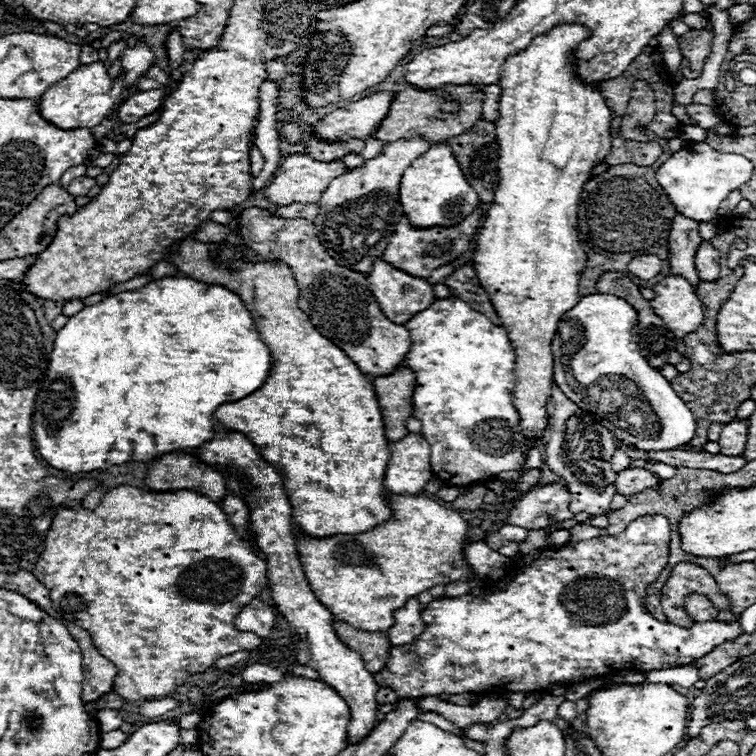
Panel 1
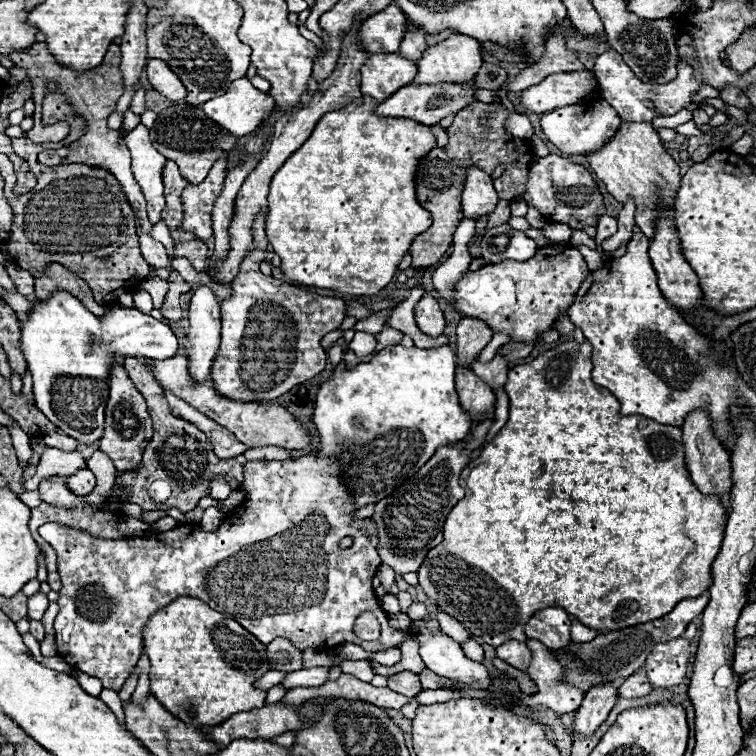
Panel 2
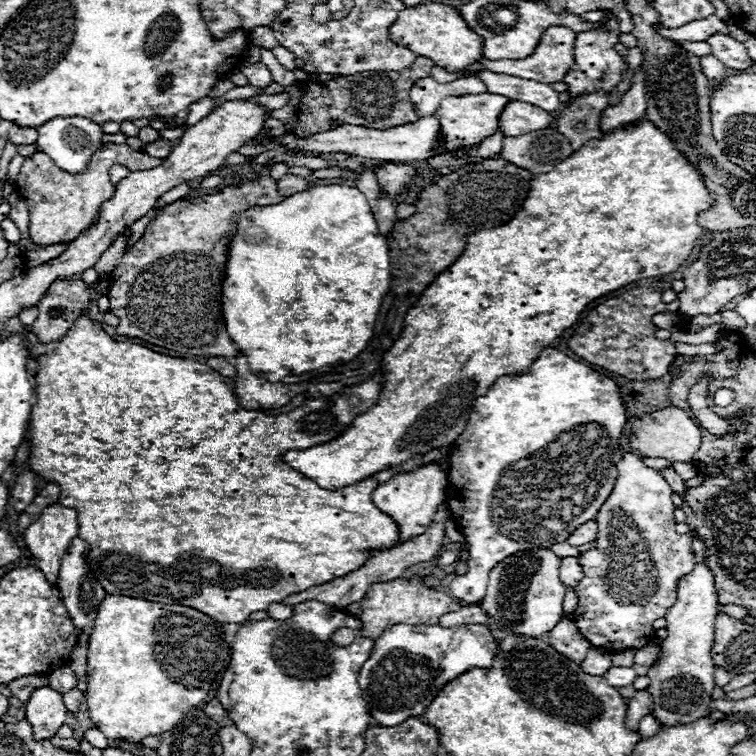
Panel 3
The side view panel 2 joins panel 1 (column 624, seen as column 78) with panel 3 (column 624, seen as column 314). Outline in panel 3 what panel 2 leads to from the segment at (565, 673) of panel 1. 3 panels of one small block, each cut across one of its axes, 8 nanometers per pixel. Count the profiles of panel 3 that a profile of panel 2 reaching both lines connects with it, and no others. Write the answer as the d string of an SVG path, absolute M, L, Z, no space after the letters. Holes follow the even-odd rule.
M630 452L624 454L624 458L618 462L618 482L612 490L612 496L604 502L604 508L600 508L596 522L598 522L598 546L594 550L588 550L578 556L580 566L584 568L584 578L574 588L578 596L578 606L574 610L574 622L580 628L582 636L600 648L612 648L614 652L622 648L642 648L648 642L642 642L642 638L650 638L652 634L652 622L656 618L664 618L668 608L676 600L676 582L680 576L692 572L694 568L694 556L690 552L690 538L680 536L674 532L674 504L672 504L672 490L668 482L662 478L662 474L654 468L648 468L640 456L634 456ZM630 522L640 532L630 532ZM636 534L640 538L636 538ZM644 552L644 554L640 554Z

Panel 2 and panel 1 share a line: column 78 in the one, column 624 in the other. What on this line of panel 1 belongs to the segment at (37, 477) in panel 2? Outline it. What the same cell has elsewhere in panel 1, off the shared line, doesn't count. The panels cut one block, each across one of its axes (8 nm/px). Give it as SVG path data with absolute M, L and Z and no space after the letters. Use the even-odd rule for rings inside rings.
M616 450L614 456L612 456L612 460L610 460L610 464L612 464L614 472L622 472L624 468L630 468L630 458L626 456L626 452Z

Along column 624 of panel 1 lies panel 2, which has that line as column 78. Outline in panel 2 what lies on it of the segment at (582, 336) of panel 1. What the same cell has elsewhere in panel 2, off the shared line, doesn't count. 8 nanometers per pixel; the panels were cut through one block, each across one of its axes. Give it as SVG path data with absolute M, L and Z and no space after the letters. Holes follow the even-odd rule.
M56 292L44 302L38 302L36 308L28 314L30 320L22 326L22 352L28 362L28 370L32 372L34 380L34 396L36 406L44 412L44 416L56 424L64 434L76 438L80 444L94 444L104 434L104 408L108 396L108 366L114 362L116 354L118 360L126 356L134 358L172 358L178 352L178 338L174 332L162 324L160 320L152 318L150 314L142 314L136 308L120 308L114 312L106 312L100 320L92 312L88 312L80 300L68 296L68 292Z

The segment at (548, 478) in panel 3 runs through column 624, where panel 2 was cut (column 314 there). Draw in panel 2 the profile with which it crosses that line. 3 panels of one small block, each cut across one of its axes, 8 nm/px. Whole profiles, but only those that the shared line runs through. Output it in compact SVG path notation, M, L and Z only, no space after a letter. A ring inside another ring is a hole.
M400 344L386 346L376 352L368 364L358 364L352 370L334 370L332 378L320 386L314 418L322 440L318 454L340 456L344 466L344 482L350 488L358 508L378 502L392 494L400 484L412 478L440 446L456 444L472 426L472 418L462 410L454 388L454 350L446 344L440 348L404 348Z

